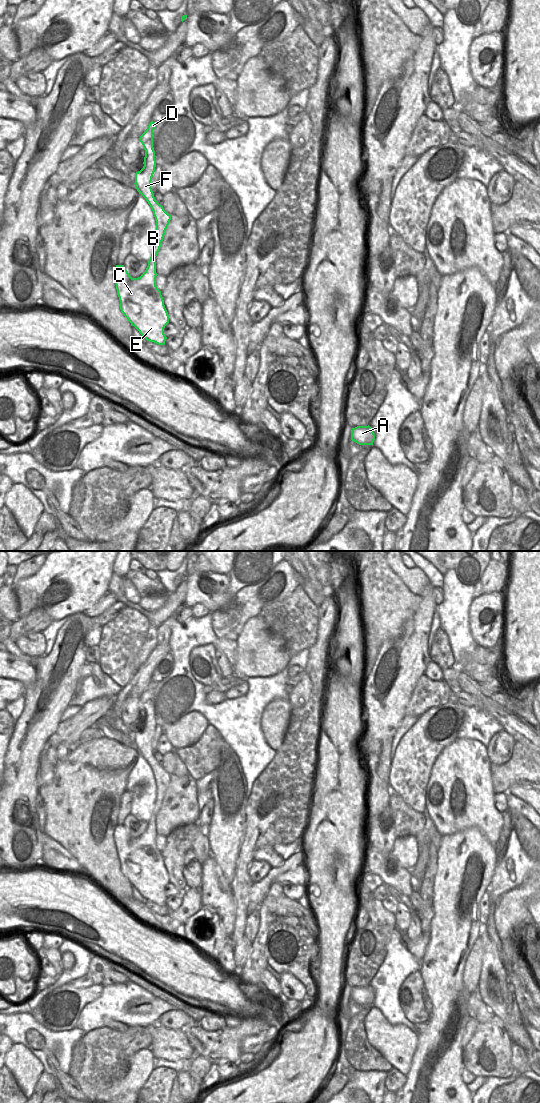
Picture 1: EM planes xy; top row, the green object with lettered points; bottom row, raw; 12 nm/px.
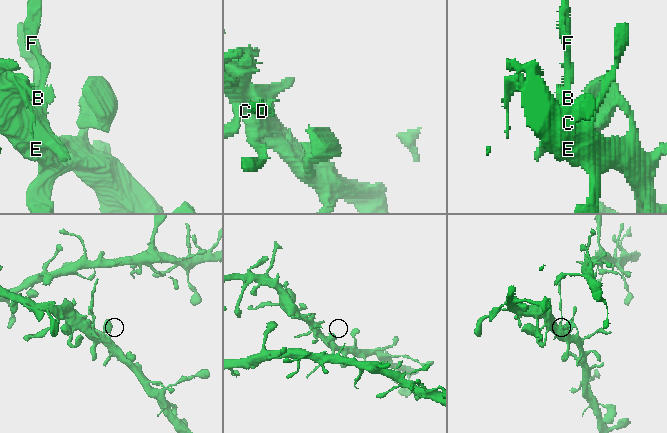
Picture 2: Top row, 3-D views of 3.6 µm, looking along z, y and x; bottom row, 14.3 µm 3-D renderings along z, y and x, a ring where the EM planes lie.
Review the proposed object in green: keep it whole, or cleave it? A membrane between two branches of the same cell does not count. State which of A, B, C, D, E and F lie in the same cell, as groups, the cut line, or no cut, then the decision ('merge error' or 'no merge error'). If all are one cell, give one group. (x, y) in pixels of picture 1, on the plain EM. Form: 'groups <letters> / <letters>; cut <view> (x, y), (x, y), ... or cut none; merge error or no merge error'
groups A B C E / D F; cut xy (160, 805), (153, 810); merge error

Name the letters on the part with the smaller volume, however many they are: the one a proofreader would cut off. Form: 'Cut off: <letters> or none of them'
Cut off: D, F

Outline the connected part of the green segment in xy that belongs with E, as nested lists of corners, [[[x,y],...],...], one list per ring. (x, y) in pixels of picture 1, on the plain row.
[[[160,805],[152,811],[145,832],[138,838],[132,838],[124,825],[116,825],[113,833],[117,855],[120,861],[120,870],[139,893],[150,902],[165,905],[167,897],[164,888],[169,883],[169,875],[164,865],[161,851],[156,846],[156,816]]]

